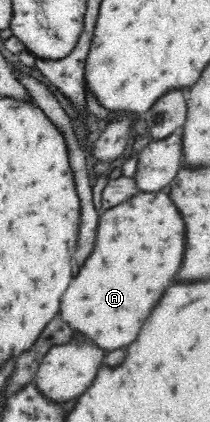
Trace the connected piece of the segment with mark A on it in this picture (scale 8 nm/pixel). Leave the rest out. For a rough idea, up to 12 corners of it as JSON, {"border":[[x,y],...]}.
{"border":[[137,192],[99,219],[63,321],[129,345],[179,271],[183,219]]}

